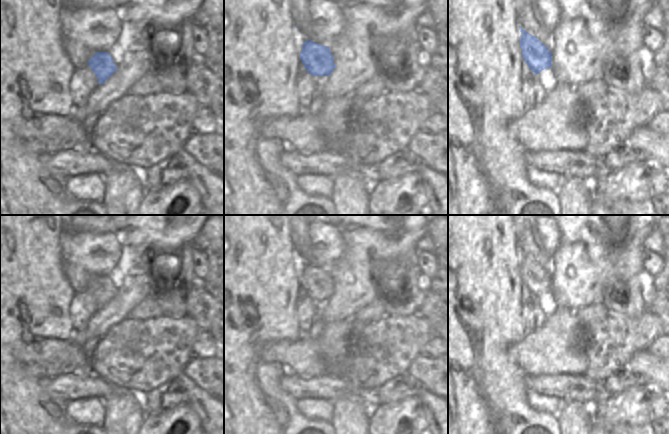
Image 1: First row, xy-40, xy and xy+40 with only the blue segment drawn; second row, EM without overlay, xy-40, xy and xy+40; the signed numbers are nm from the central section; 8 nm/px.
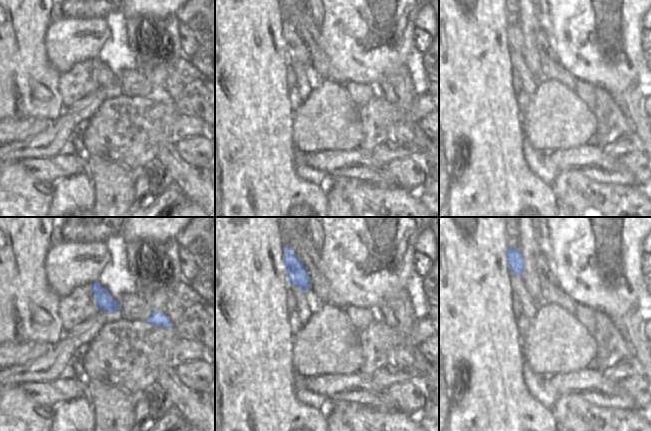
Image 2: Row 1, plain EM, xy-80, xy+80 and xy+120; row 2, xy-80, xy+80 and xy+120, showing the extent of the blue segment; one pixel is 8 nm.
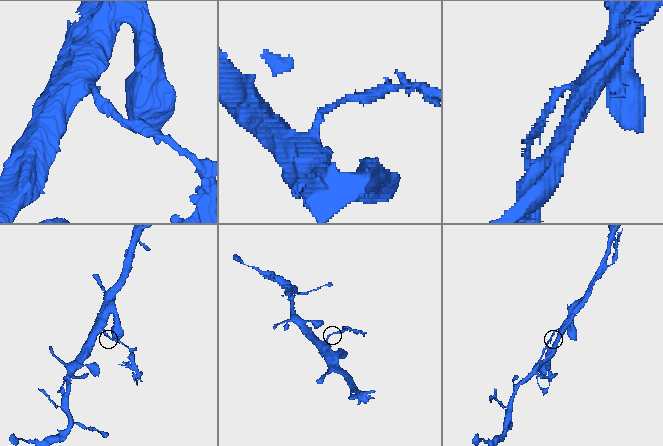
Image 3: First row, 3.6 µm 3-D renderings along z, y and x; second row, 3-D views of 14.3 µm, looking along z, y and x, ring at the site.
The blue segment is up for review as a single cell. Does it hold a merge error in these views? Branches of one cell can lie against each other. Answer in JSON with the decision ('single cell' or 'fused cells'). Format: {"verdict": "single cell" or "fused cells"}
{"verdict": "fused cells"}

